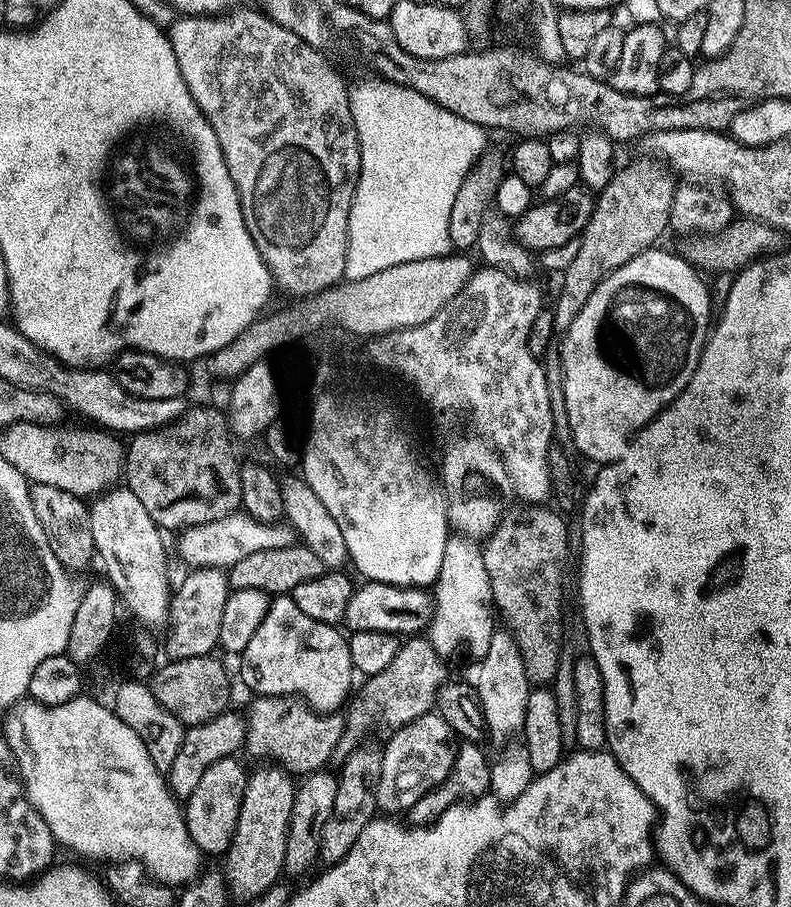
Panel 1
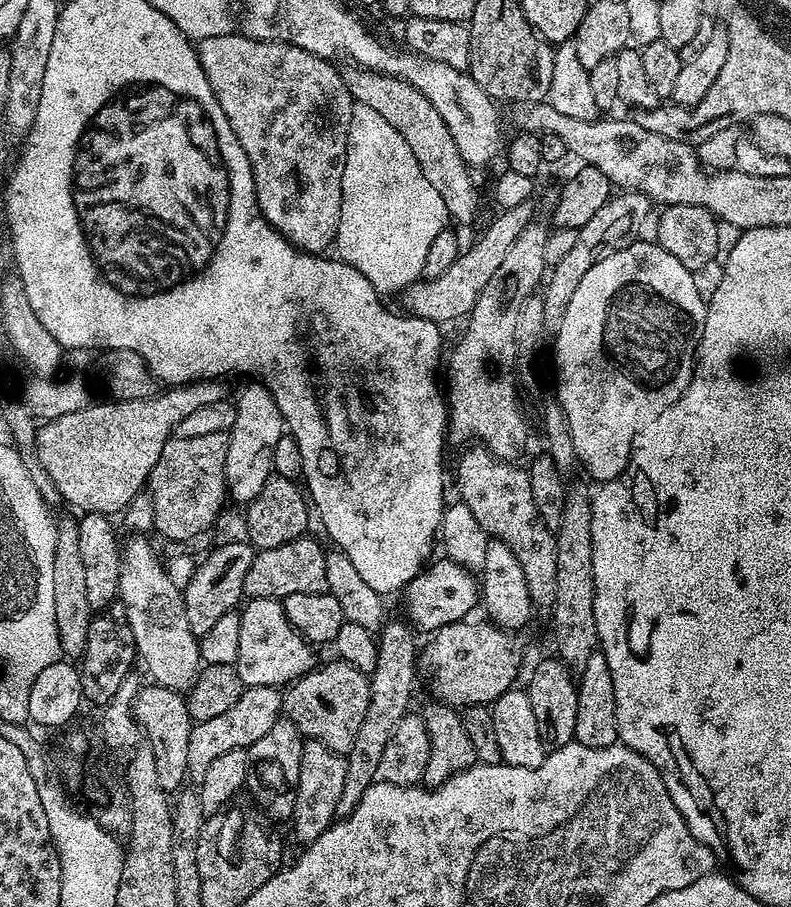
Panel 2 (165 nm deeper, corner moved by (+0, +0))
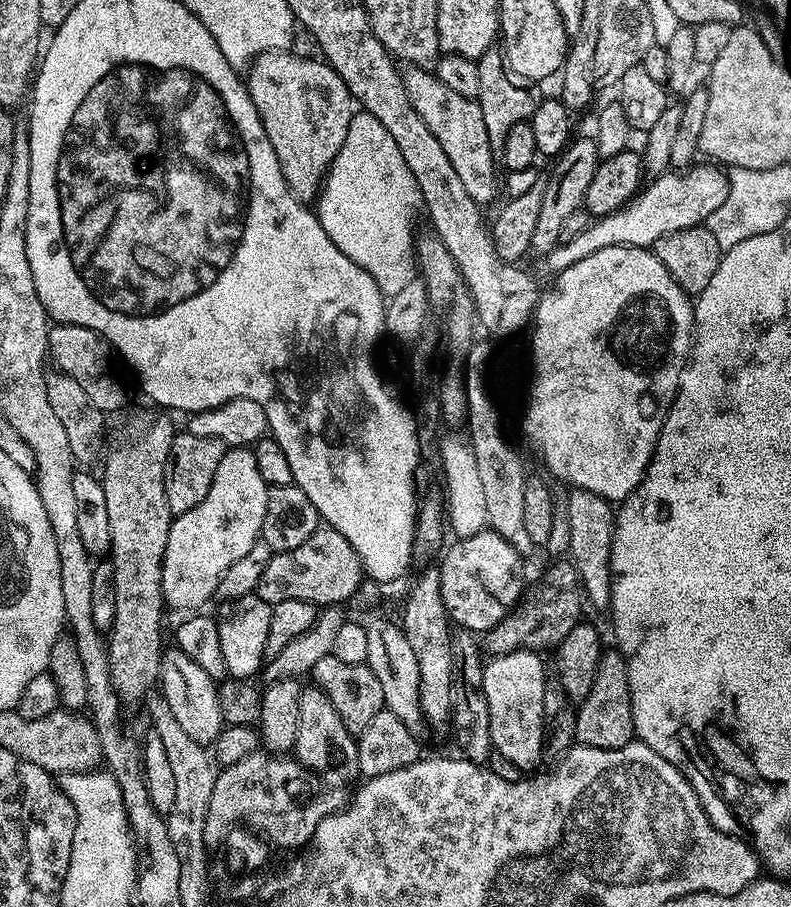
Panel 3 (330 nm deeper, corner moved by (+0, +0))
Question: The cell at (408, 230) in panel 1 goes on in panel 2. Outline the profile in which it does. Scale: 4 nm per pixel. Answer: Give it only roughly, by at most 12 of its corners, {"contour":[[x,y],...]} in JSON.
{"contour":[[353,103],[334,248],[377,292],[421,279],[449,215]]}

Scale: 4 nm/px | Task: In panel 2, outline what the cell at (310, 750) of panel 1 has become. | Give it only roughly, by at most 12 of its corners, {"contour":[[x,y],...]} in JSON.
{"contour":[[343,660],[283,689],[300,735],[348,753],[370,703]]}

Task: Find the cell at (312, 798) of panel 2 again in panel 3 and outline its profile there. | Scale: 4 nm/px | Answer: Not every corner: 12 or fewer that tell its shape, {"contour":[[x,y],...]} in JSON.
{"contour":[[321,688],[298,702],[294,756],[330,783],[360,776],[357,737]]}

